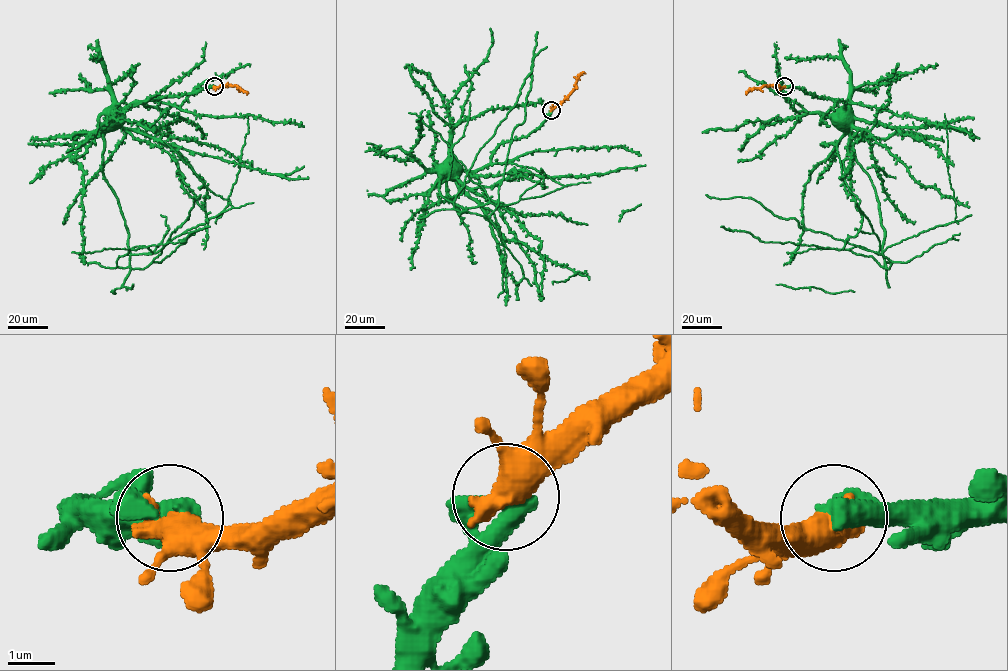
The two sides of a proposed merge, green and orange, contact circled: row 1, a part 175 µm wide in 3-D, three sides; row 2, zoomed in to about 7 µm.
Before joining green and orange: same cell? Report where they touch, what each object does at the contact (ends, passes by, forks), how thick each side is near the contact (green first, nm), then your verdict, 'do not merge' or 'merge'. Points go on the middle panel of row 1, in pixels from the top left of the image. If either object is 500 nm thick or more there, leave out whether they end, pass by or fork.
place (551, 110); calibres 550 and 650 nm; merge

